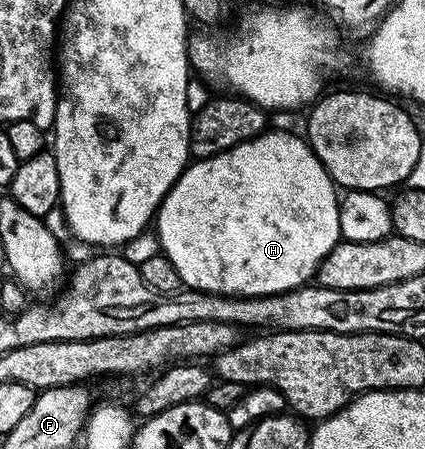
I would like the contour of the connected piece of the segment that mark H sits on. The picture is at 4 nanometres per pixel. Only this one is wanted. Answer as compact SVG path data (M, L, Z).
M267 129L254 139L238 143L224 153L191 162L174 182L170 192L162 198L162 206L156 212L156 234L160 251L168 257L168 261L172 261L172 265L176 265L176 273L180 273L183 284L189 290L207 291L213 295L279 295L285 291L295 291L297 287L309 284L317 276L318 267L324 257L328 257L330 250L340 242L340 191L310 148L309 142L301 134L298 135L293 135L290 131Z

